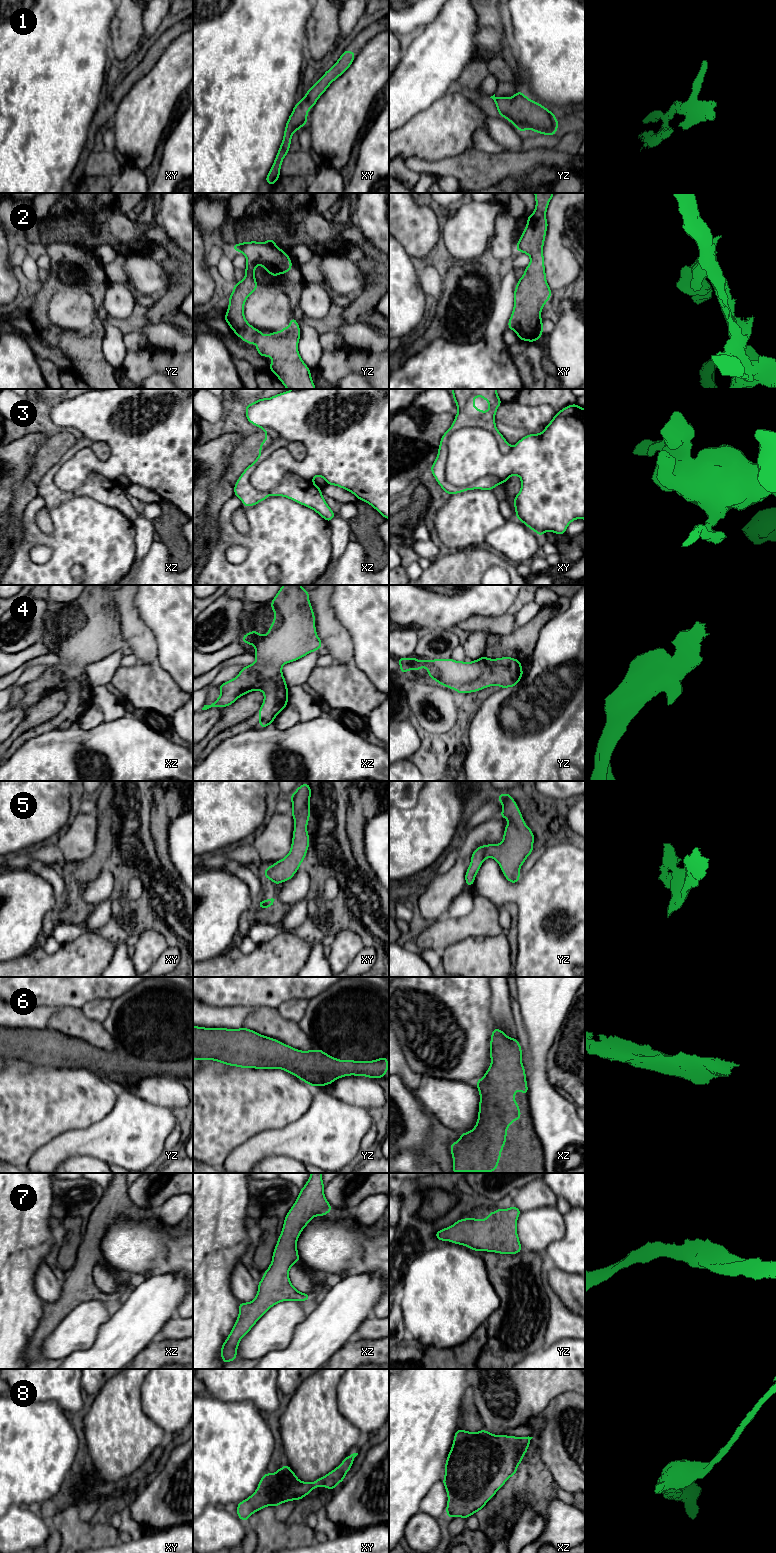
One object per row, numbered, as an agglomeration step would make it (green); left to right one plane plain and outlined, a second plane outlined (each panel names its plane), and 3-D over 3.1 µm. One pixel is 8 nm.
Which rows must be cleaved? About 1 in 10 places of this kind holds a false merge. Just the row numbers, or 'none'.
3

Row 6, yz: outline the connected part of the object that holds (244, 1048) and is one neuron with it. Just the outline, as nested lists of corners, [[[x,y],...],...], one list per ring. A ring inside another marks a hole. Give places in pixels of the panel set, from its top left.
[[[193,1026],[193,1060],[214,1060],[229,1066],[255,1069],[282,1069],[304,1081],[311,1087],[332,1084],[341,1077],[355,1075],[368,1078],[384,1078],[388,1072],[388,1058],[382,1057],[373,1061],[339,1060],[320,1048],[314,1051],[301,1051],[279,1040],[261,1035],[253,1030],[205,1028]]]

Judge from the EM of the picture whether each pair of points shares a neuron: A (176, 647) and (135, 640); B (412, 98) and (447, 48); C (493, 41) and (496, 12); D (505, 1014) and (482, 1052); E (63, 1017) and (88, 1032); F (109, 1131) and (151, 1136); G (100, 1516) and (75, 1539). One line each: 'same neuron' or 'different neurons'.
A: different neurons
B: same neuron
C: same neuron
D: different neurons
E: same neuron
F: same neuron
G: different neurons

